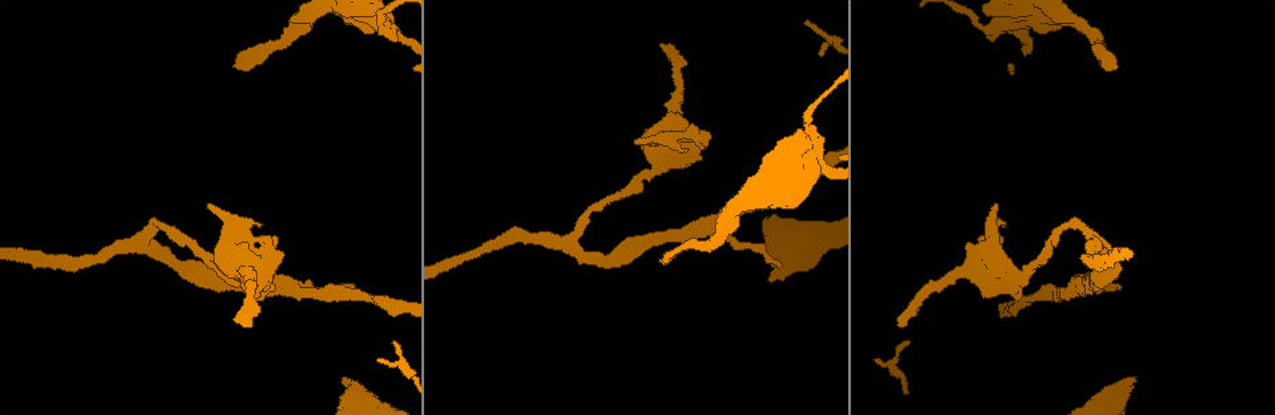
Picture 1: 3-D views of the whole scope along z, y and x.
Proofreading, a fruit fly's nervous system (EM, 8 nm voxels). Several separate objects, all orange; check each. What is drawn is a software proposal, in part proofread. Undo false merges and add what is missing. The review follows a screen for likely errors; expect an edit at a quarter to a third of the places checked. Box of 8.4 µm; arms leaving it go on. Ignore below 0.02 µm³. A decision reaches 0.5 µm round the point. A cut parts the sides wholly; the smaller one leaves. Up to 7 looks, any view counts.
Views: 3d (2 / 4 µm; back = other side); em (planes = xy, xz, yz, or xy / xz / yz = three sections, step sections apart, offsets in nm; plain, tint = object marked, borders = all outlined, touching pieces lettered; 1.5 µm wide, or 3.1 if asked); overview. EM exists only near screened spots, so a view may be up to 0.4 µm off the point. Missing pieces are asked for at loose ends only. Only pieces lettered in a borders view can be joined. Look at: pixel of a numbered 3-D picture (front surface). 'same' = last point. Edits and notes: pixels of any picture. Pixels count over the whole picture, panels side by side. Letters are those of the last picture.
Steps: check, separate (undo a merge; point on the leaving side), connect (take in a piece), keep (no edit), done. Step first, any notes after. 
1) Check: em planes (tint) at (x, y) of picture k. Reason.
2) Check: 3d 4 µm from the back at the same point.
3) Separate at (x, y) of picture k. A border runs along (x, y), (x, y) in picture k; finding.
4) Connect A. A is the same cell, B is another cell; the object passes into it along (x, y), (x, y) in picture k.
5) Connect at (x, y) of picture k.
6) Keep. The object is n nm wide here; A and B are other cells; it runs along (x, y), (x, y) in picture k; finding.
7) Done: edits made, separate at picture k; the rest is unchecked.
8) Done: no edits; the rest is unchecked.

Check: em planes (borders) at (1133, 379) of picture 1. Free end.

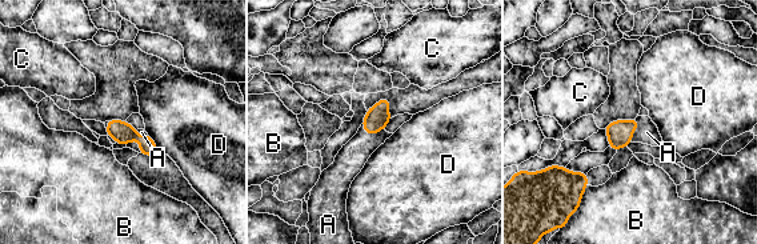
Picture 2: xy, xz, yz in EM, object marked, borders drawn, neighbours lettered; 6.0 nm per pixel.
Connect A. The longest contact is with A, 150 nm; A is the same cell, B, C and D are other cells; the object passes into it along (376, 118), (372, 134), (351, 159) in picture 2; the neuron continues.

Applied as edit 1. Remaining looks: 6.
Check: overview.

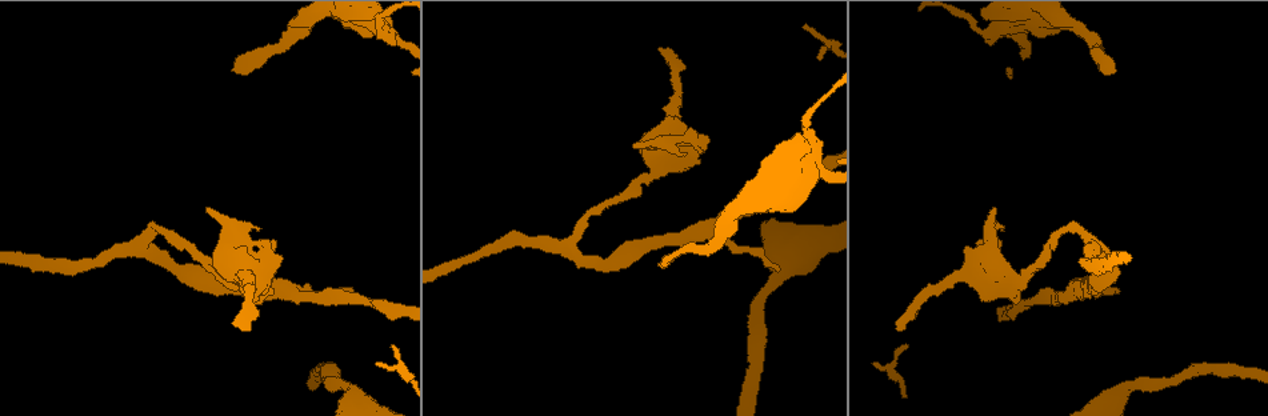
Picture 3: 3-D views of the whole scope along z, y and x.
Check: 3d 2 µm at (1117, 291) of picture 3. Free end.

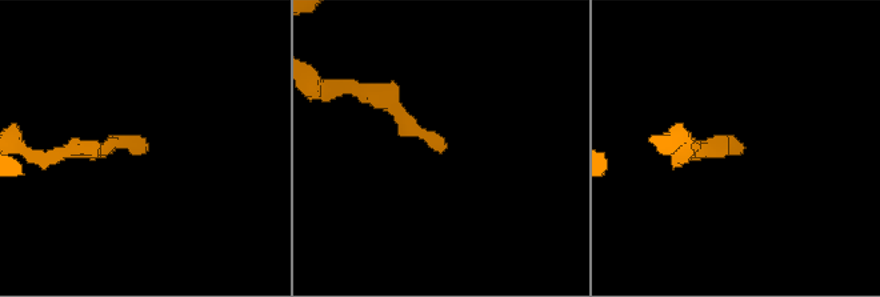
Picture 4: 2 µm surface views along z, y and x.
Check: em planes (borders) at (746, 147) of picture 4.

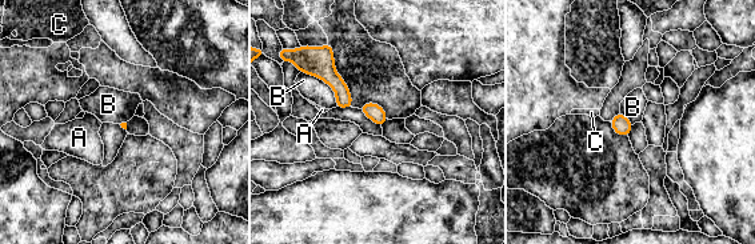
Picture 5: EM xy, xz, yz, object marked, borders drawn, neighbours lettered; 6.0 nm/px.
Keep. A, B and C are other cells; a border runs along (302, 72), (320, 78), (336, 106) in picture 5; no lettered piece goes on from it.

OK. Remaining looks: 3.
Check: em xy step 8 (borders) at (1113, 70) of picture 3. Long arm stops here.

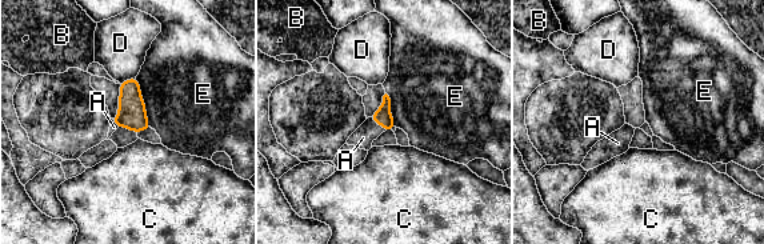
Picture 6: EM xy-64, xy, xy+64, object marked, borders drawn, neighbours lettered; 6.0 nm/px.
Connect A. A is the same cell, B, C, D and E are other cells; the object passes into it along (382, 116), (378, 123), (363, 138) in picture 6; the neuron continues.

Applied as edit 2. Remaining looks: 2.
Done: edits made, connect at picture 2, connect at picture 6; the rest is unchecked.

